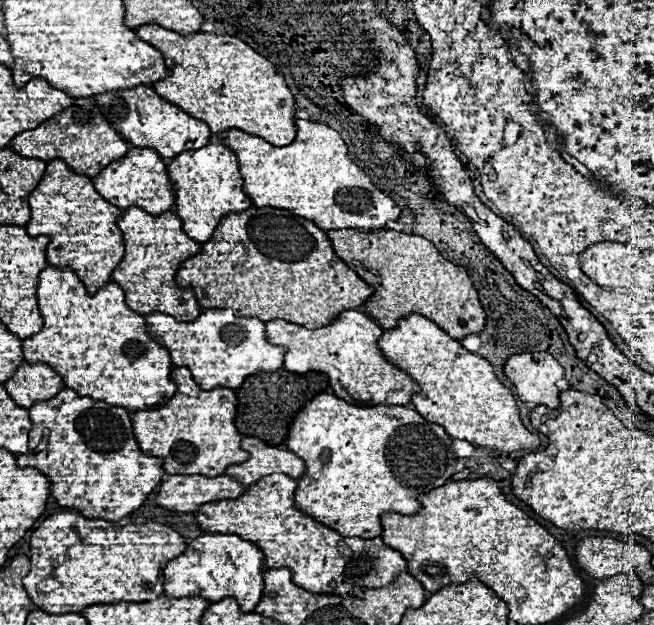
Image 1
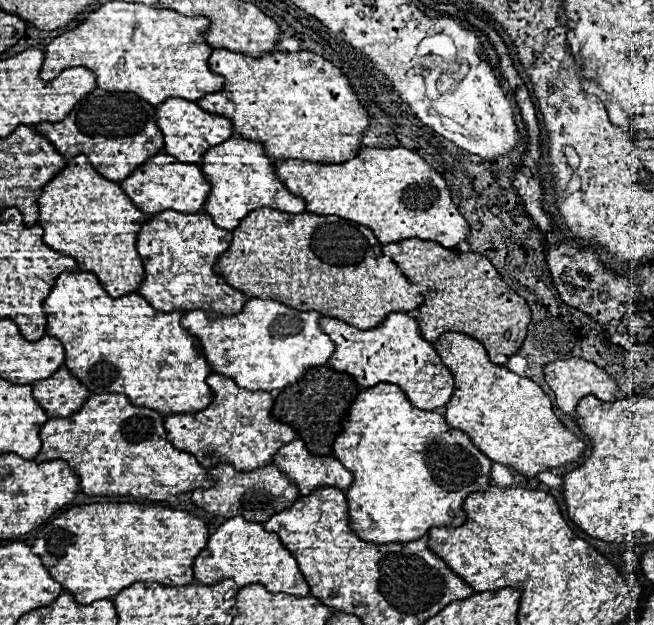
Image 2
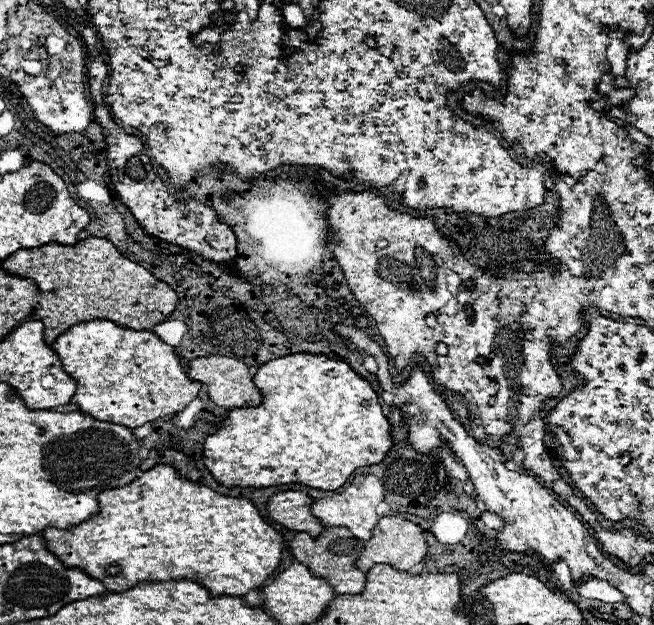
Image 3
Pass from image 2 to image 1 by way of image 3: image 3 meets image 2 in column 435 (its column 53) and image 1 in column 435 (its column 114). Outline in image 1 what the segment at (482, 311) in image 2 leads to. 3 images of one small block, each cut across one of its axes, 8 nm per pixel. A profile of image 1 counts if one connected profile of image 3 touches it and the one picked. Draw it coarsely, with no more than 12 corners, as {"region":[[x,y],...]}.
{"region":[[396,230],[326,234],[374,288],[358,310],[384,330],[406,314],[456,340],[486,314],[464,268]]}

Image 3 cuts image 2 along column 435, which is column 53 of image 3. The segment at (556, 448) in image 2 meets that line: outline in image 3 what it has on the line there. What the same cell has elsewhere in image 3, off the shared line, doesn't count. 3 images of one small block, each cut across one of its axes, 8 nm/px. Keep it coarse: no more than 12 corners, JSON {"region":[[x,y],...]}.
{"region":[[80,322],[52,348],[72,404],[138,428],[200,392],[152,330]]}

